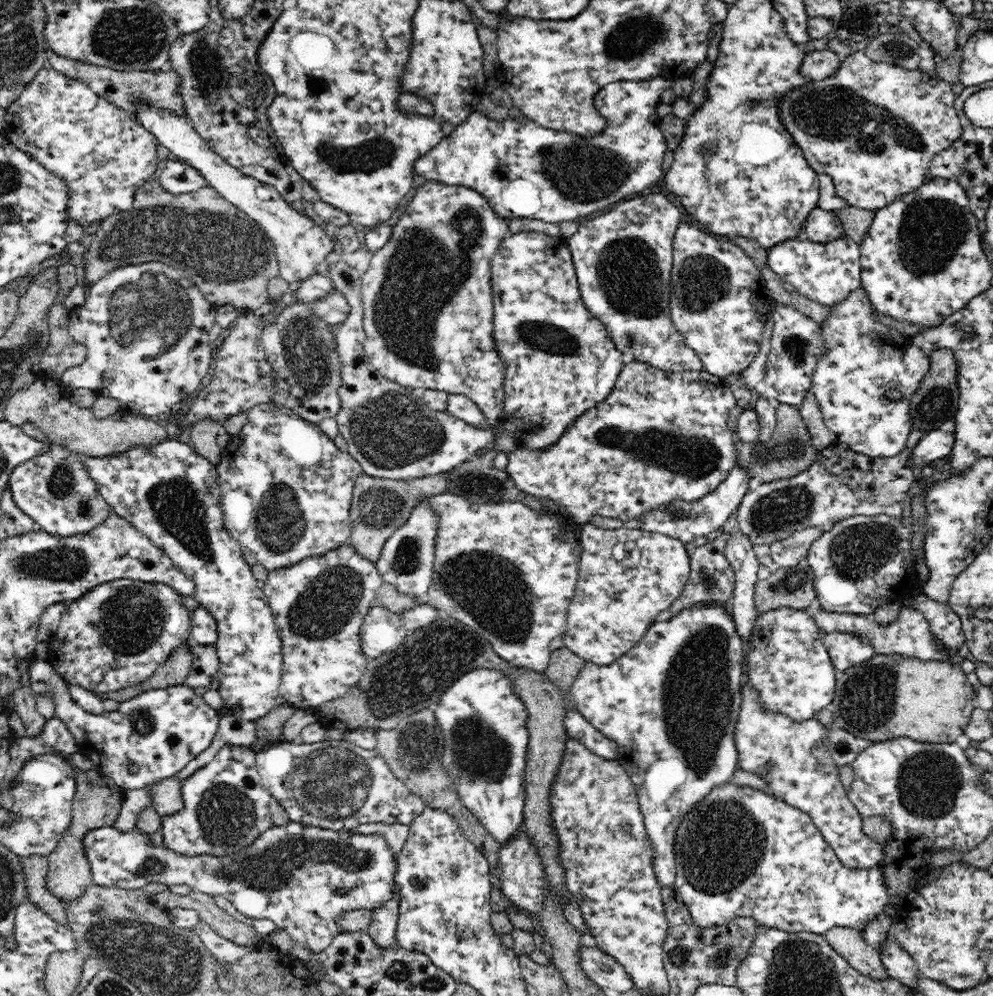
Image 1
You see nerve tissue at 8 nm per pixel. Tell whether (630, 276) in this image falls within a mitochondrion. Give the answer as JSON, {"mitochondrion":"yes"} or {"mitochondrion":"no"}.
{"mitochondrion":"yes"}

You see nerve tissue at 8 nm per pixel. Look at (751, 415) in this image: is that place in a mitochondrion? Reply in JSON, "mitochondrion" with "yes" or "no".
{"mitochondrion":"no"}

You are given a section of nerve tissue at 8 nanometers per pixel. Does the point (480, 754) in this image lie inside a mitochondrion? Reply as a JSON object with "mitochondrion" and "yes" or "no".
{"mitochondrion":"yes"}

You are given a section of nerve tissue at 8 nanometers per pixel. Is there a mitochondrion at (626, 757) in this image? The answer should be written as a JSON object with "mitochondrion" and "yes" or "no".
{"mitochondrion":"no"}

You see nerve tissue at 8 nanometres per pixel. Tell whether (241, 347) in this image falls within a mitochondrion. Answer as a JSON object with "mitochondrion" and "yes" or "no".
{"mitochondrion":"no"}

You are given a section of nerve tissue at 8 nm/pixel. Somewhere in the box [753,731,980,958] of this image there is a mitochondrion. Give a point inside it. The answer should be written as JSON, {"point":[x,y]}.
{"point":[929,782]}

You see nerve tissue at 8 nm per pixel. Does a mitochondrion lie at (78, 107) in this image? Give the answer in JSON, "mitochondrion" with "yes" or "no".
{"mitochondrion":"no"}

